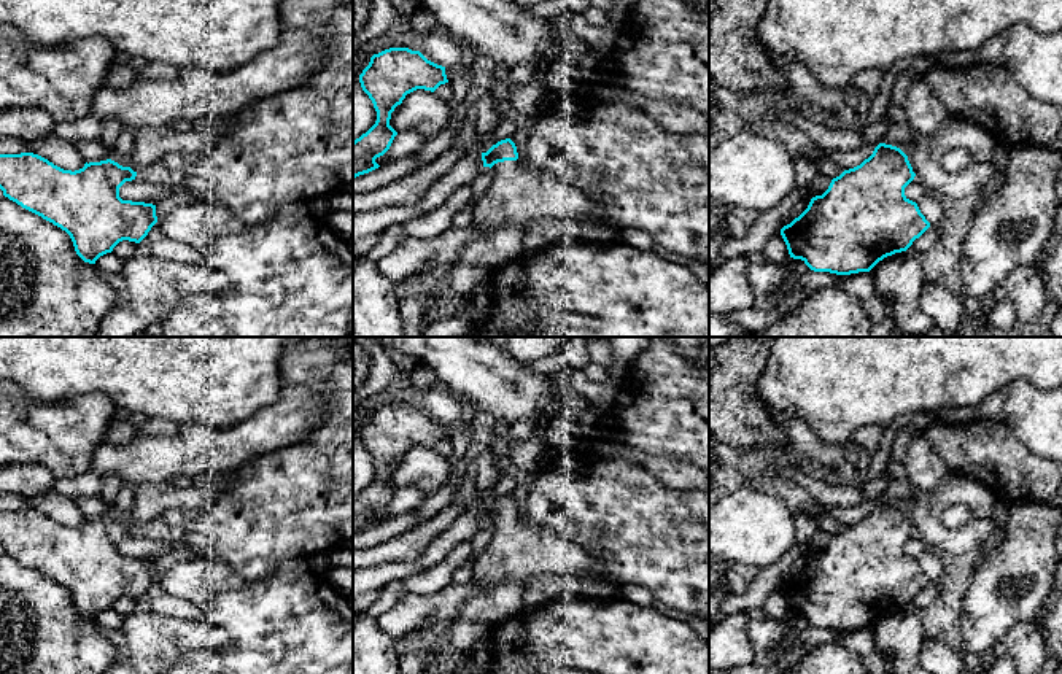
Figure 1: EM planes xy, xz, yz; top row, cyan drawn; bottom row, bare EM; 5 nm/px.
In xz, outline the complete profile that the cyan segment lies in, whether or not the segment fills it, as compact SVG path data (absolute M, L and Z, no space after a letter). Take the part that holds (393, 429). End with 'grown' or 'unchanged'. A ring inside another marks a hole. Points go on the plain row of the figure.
M390 404L370 413L369 421L359 431L359 439L374 459L377 477L366 490L353 498L353 534L380 523L375 515L390 506L397 491L397 488L390 482L391 469L402 459L405 451L417 445L434 448L440 440L448 439L448 436L445 423L428 416L420 407Z | unchanged

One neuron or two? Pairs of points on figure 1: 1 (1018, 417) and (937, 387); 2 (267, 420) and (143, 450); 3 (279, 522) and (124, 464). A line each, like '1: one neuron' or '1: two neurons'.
1: two neurons
2: one neuron
3: two neurons

